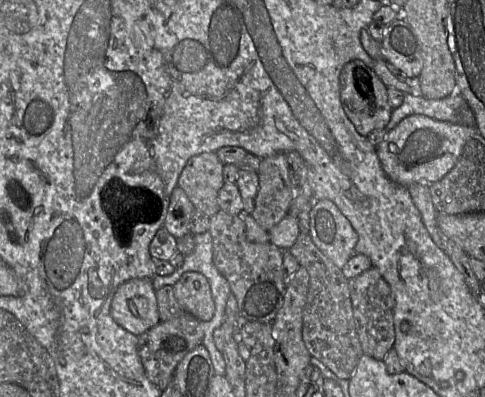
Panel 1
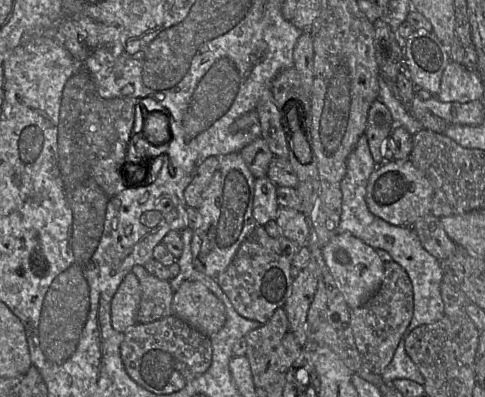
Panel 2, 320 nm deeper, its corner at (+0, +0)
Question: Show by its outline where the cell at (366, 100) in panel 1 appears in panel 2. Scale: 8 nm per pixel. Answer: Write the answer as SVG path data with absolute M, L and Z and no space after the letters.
M375 100L368 112L366 135L371 155L376 164L386 161L382 155L384 141L392 131L392 115L387 106L380 100Z

